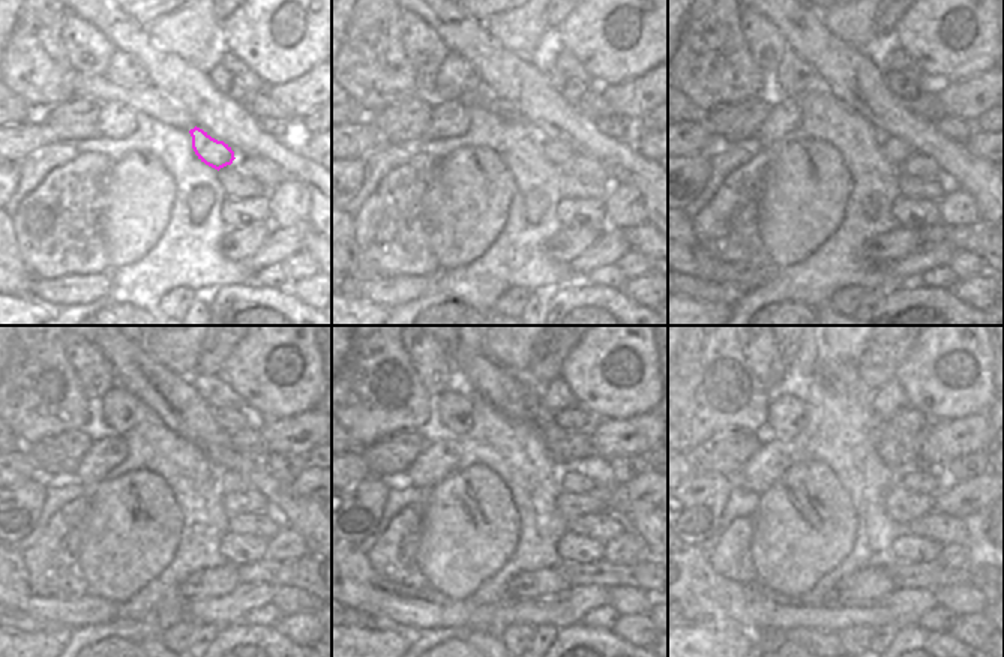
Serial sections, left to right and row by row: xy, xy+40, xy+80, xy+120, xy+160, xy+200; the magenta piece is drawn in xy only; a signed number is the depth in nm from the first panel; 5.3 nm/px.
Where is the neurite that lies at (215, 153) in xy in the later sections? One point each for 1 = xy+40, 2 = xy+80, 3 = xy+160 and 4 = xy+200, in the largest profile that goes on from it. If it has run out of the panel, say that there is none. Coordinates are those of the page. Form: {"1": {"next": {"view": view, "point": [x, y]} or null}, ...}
{"1": {"next": {"view": "xy+40", "point": [557, 152]}}, "2": {"next": {"view": "xy+80", "point": [896, 150]}}, "3": {"next": {"view": "xy+160", "point": [577, 479]}}, "4": {"next": {"view": "xy+200", "point": [926, 480]}}}

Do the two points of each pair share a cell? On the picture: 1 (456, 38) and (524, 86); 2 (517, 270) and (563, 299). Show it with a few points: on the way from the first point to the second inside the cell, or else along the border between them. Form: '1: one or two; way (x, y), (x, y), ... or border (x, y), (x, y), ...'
1: one; way (473, 42), (508, 75)
2: two; border (577, 279), (560, 284), (547, 294)

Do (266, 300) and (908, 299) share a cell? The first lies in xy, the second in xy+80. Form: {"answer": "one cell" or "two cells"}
{"answer": "one cell"}

